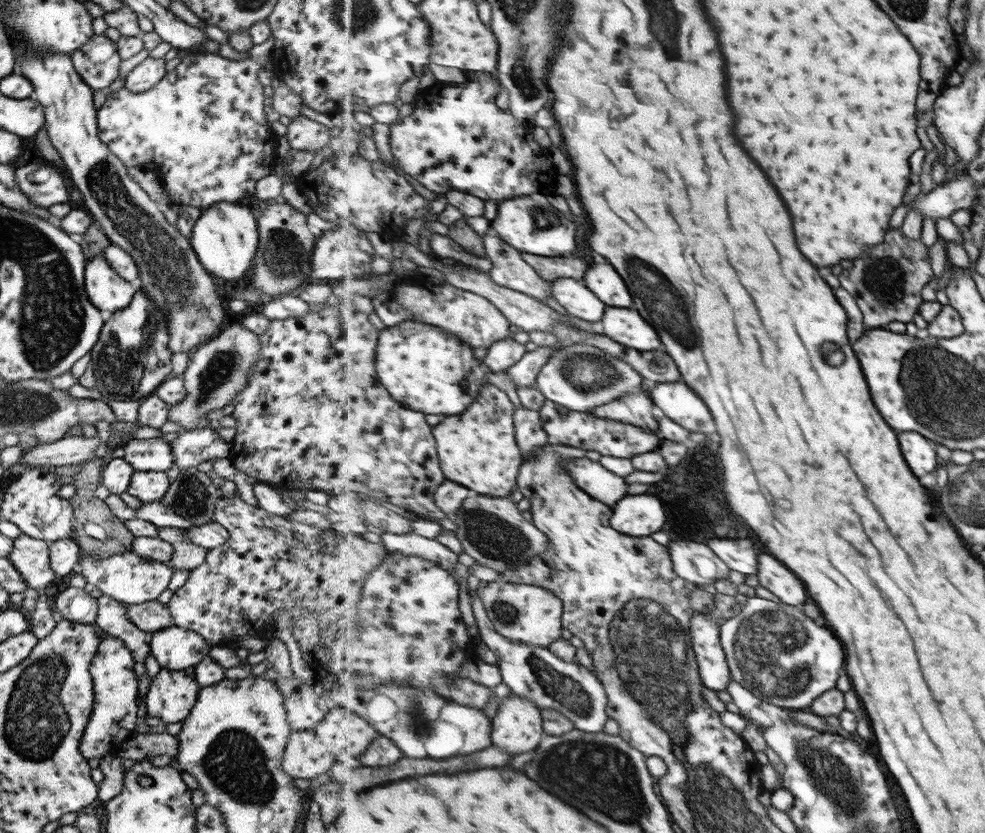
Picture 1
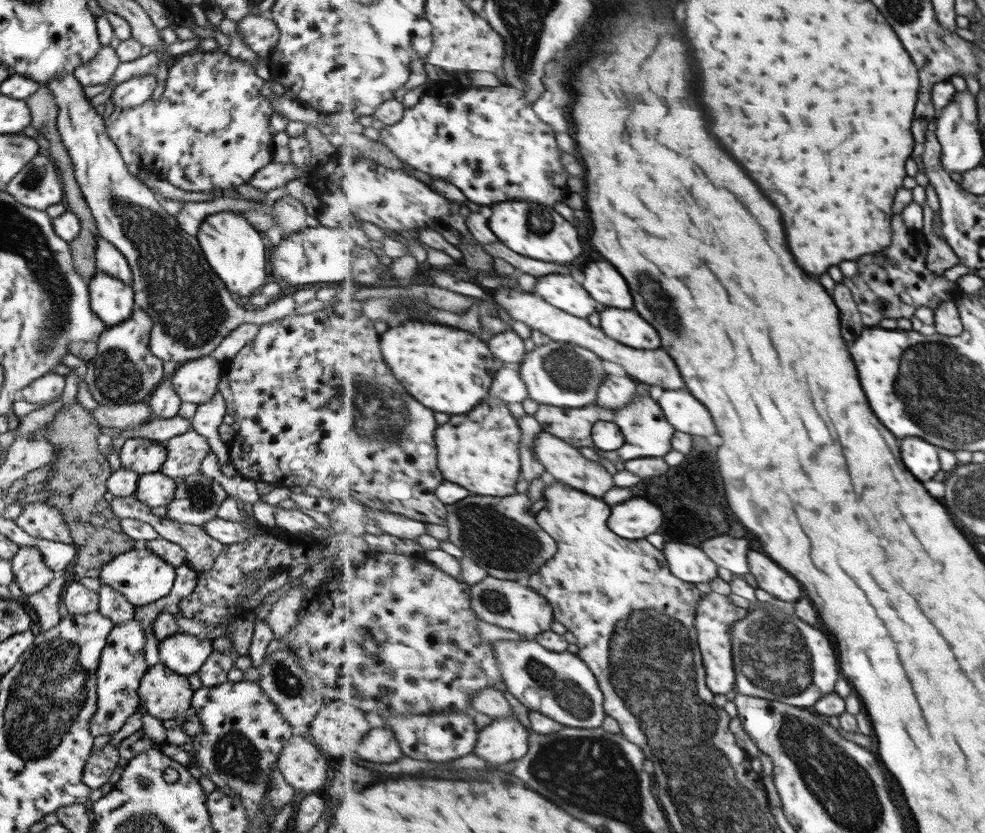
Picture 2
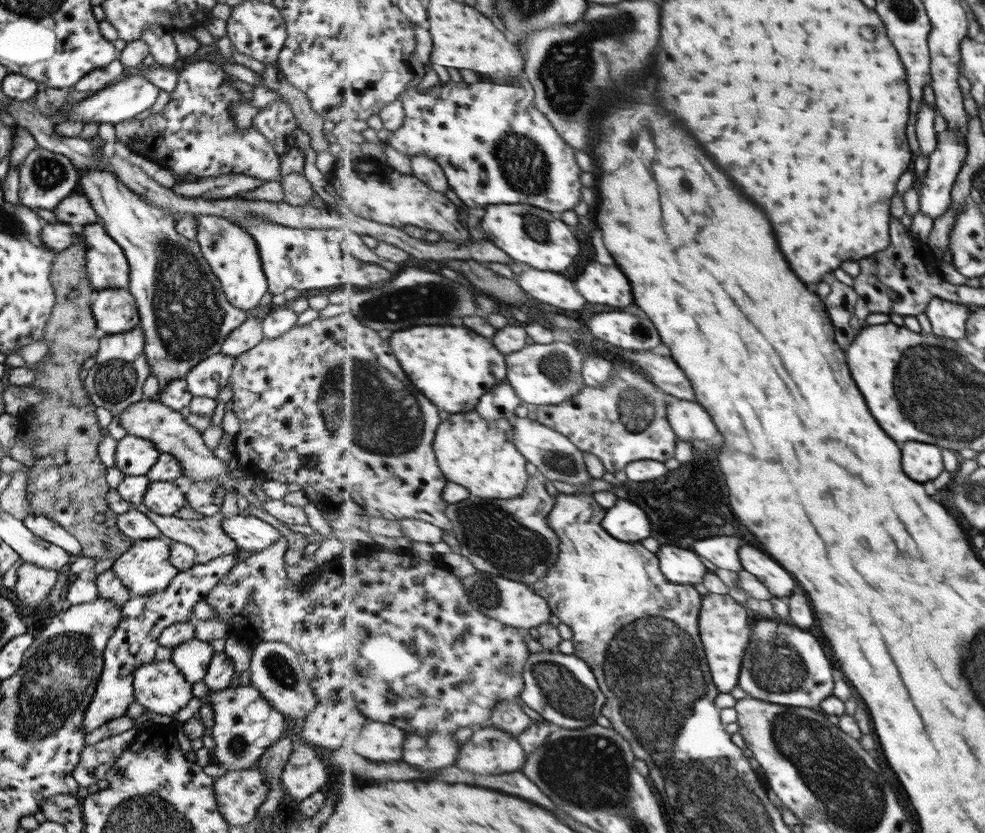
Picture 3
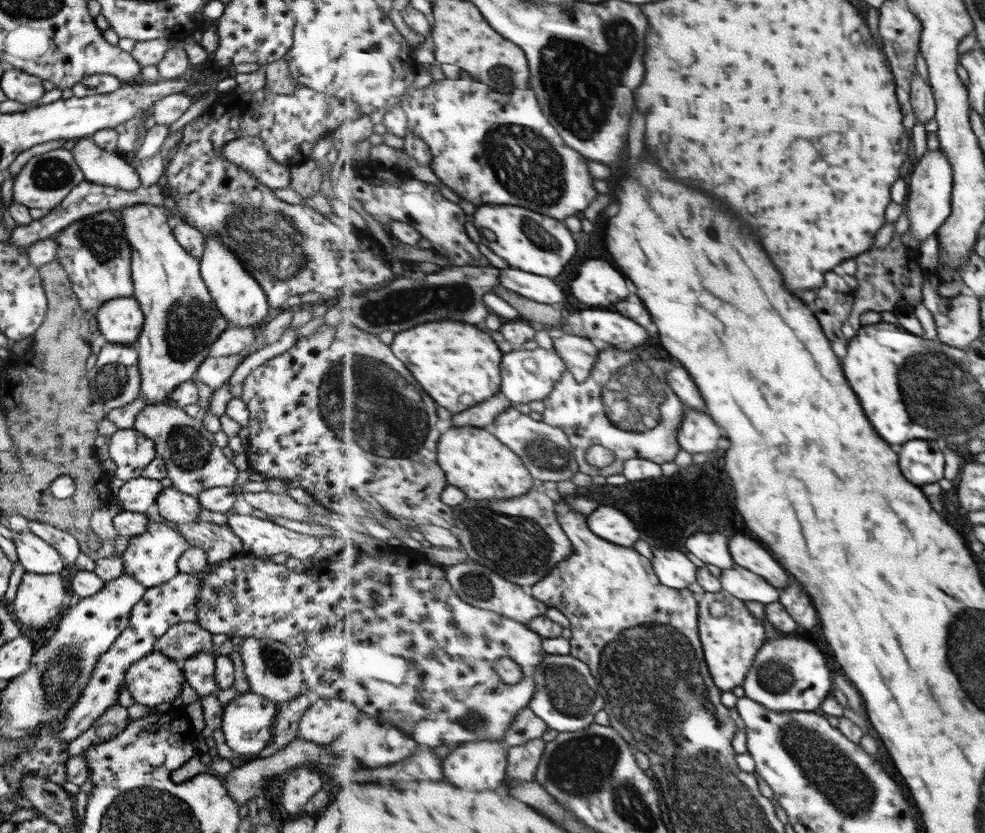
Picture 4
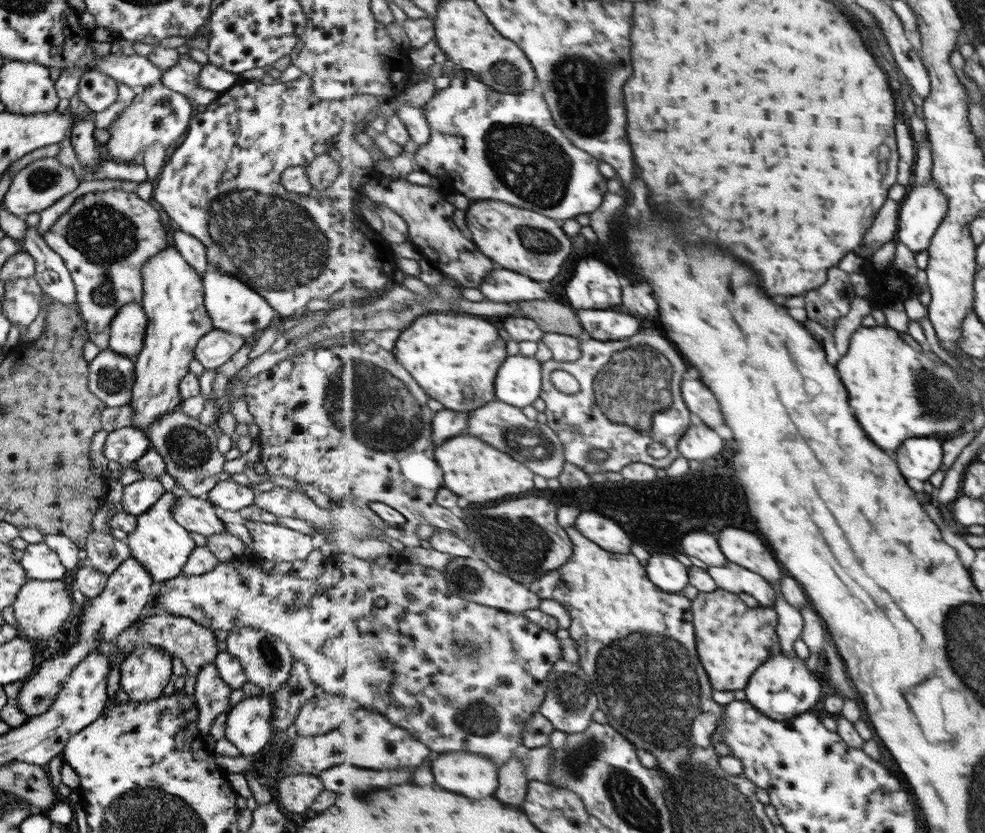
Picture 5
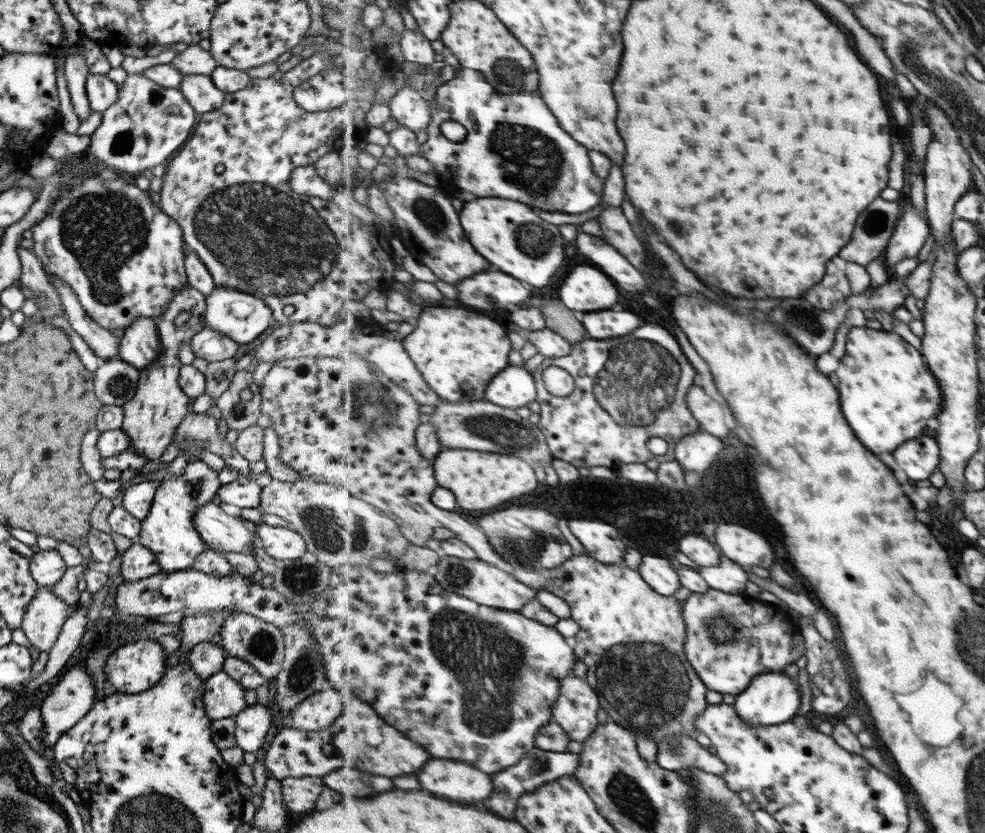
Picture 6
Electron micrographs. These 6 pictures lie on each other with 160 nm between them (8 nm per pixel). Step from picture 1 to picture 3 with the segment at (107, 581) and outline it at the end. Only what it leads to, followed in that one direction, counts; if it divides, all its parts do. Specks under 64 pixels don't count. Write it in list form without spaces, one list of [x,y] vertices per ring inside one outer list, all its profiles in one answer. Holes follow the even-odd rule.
[[[169,538],[137,540],[129,549],[114,559],[109,565],[119,582],[127,588],[130,596],[147,596],[166,588],[169,581],[174,578],[178,570],[168,561]]]

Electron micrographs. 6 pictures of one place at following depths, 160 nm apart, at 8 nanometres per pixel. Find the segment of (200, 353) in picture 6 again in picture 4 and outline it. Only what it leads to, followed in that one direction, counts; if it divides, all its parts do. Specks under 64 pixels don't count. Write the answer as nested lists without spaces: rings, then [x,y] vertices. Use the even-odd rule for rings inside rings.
[[[229,325],[209,346],[207,357],[231,356],[248,347],[254,339],[255,327]]]

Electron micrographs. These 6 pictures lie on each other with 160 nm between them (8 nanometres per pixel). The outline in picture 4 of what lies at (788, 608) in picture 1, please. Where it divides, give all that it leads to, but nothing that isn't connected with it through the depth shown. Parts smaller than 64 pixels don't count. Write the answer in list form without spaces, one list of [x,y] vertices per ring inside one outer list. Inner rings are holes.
[[[782,633],[781,637],[767,639],[766,644],[759,649],[754,665],[747,673],[743,688],[749,698],[755,699],[771,710],[813,712],[823,704],[823,700],[826,700],[829,694],[832,694],[833,676],[831,676],[831,668],[827,664],[825,654],[815,644],[805,640],[803,634]]]

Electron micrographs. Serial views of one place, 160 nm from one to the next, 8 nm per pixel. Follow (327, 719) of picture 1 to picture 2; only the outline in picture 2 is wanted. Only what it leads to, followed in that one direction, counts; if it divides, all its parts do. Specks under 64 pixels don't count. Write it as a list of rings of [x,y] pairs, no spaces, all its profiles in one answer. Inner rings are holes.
[[[325,701],[317,714],[310,722],[307,738],[333,762],[333,756],[337,761],[337,756],[345,754],[355,754],[363,738],[371,732],[371,722],[367,720],[367,714],[359,710],[357,706],[349,706],[341,701]]]

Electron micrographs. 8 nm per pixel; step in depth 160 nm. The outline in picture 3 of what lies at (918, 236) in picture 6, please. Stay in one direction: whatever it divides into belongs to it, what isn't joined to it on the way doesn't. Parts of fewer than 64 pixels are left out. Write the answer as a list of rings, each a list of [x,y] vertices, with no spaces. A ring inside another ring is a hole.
[[[945,130],[938,134],[938,147],[928,157],[928,168],[925,172],[925,178],[919,181],[921,186],[919,195],[919,206],[923,214],[930,219],[941,218],[952,208],[952,190],[958,174],[962,171],[969,154],[966,138],[953,130]]]

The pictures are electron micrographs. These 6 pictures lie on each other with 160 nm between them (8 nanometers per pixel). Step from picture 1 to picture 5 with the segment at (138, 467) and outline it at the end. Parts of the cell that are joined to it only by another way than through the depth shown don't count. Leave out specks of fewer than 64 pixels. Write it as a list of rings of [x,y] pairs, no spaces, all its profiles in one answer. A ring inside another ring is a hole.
[[[133,426],[109,431],[104,440],[102,453],[108,461],[118,462],[119,468],[108,473],[107,480],[119,479],[121,472],[131,468],[132,462],[135,462],[148,449],[149,444],[150,440],[144,432]]]

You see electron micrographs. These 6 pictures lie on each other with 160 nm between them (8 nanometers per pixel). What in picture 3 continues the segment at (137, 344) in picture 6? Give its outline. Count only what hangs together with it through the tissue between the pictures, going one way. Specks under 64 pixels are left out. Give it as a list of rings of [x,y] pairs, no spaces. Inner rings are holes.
[[[127,289],[95,291],[90,309],[96,327],[105,335],[127,332],[140,321],[133,295]]]

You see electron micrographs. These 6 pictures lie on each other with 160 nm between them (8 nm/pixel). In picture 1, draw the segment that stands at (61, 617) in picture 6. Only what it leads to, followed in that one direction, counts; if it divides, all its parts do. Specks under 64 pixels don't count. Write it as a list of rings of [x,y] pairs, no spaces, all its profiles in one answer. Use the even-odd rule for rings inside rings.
[[[21,534],[13,540],[13,548],[7,558],[29,588],[44,588],[55,580],[45,541]]]

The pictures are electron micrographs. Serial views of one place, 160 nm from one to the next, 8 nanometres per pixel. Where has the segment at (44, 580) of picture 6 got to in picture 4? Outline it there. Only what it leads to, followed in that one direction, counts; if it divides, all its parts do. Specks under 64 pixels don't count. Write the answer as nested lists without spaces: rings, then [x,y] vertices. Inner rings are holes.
[[[14,532],[12,537],[18,563],[21,564],[24,572],[55,574],[64,567],[65,564],[59,554],[35,534]]]

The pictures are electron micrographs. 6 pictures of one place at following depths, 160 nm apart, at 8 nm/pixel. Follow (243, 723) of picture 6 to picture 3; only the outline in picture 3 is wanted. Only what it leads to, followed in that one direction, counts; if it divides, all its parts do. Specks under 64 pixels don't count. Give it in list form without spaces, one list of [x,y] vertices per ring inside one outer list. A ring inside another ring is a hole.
[[[250,684],[246,686],[225,687],[211,691],[204,697],[191,697],[191,700],[179,710],[174,718],[183,719],[201,711],[211,725],[210,737],[215,746],[210,751],[209,760],[224,772],[251,768],[259,760],[267,747],[277,742],[290,726],[288,719],[277,712]]]

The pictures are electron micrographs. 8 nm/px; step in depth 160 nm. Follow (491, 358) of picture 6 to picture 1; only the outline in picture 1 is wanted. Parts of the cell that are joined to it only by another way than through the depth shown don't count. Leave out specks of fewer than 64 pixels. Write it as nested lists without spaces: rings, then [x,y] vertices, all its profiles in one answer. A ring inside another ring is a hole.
[[[407,320],[392,327],[381,327],[376,350],[376,369],[383,386],[390,395],[411,410],[419,410],[423,414],[461,414],[469,408],[469,404],[478,397],[489,382],[487,374],[493,372],[482,359],[475,358],[475,352],[470,344],[461,342],[459,338],[443,332],[442,328],[419,321]]]

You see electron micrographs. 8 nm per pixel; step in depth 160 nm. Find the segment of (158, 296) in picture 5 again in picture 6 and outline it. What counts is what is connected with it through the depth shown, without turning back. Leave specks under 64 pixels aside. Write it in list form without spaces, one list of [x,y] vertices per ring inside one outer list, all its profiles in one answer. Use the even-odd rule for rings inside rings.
[[[187,283],[180,286],[167,303],[167,308],[160,314],[161,320],[156,325],[160,353],[146,367],[138,370],[137,386],[131,400],[120,407],[123,411],[120,429],[128,436],[130,446],[137,454],[148,461],[161,456],[167,445],[173,440],[173,434],[183,416],[189,412],[191,399],[179,388],[178,372],[180,366],[177,351],[181,342],[189,342],[190,338],[205,327],[204,296],[196,288]]]

